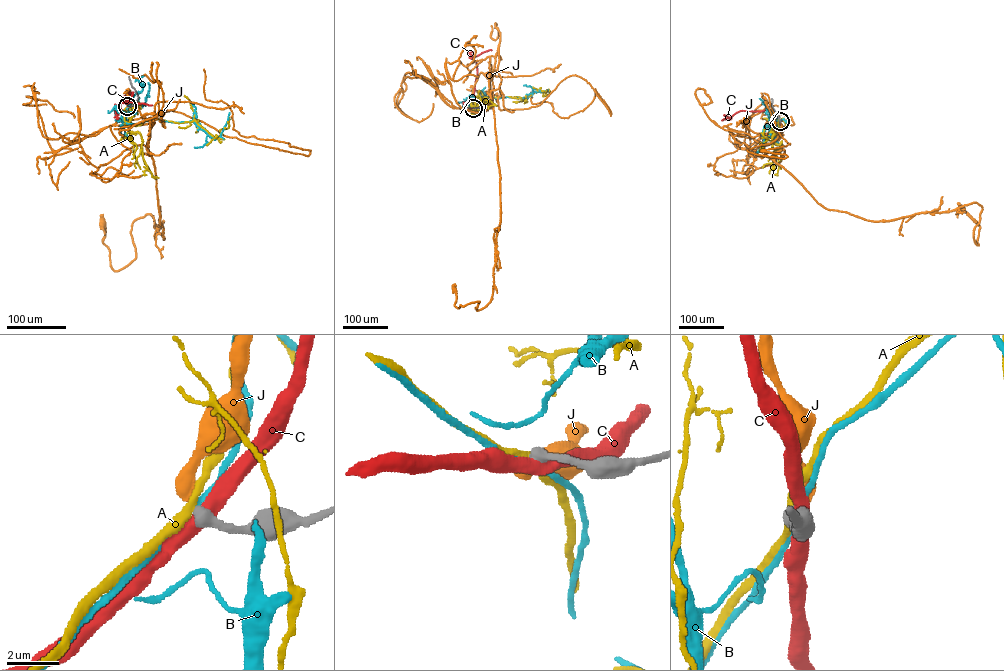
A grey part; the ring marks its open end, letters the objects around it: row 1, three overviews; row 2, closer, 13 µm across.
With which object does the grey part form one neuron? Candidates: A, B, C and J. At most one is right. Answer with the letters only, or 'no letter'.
J

